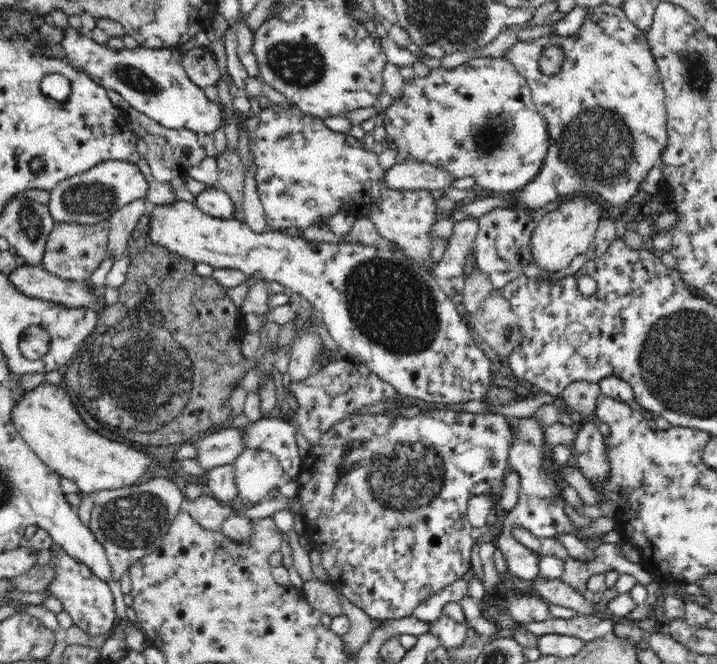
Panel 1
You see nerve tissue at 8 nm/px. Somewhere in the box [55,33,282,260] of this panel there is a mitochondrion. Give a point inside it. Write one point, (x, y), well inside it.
(94, 197)

